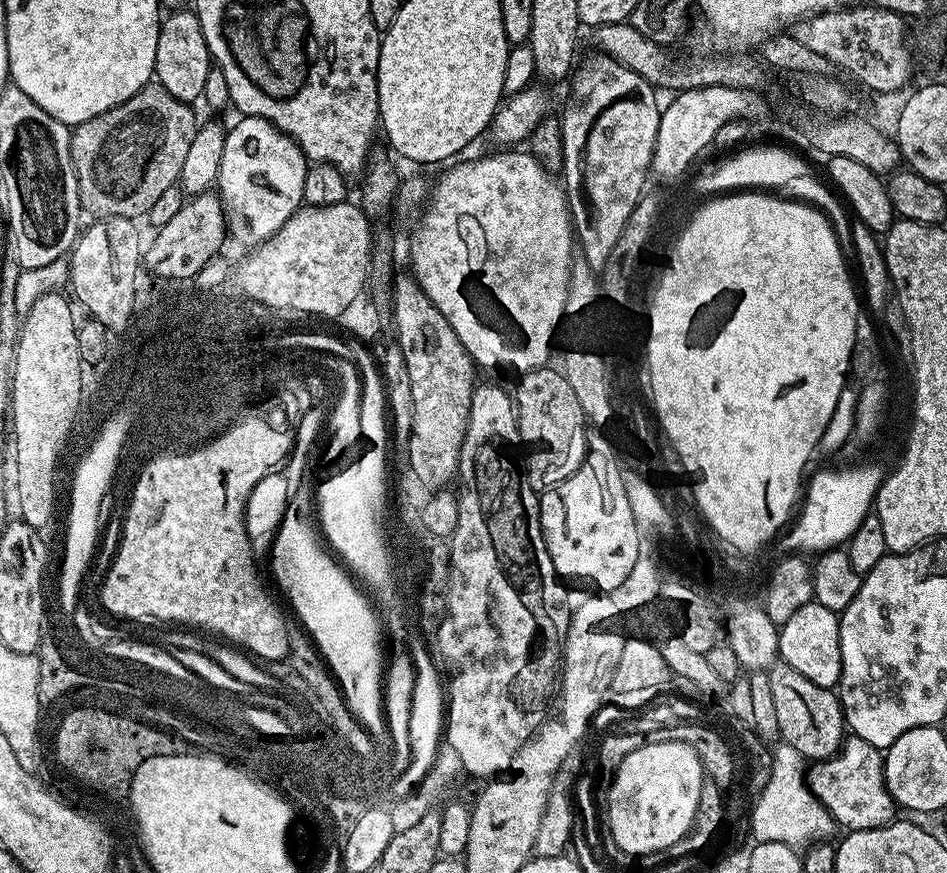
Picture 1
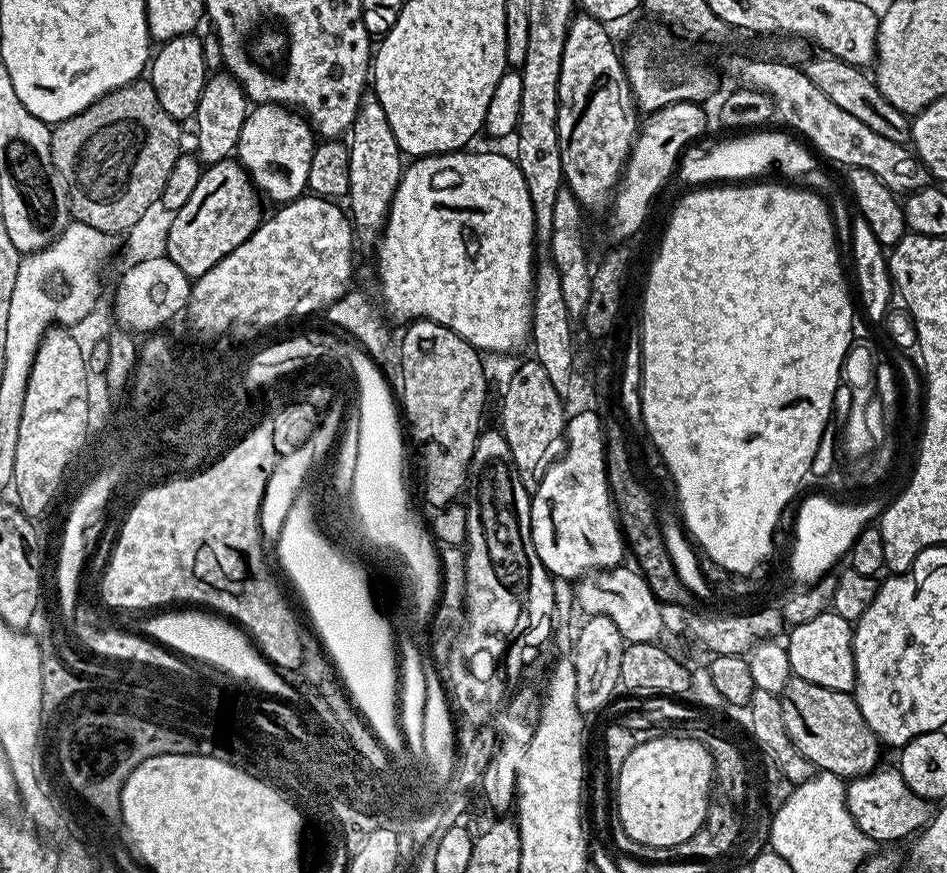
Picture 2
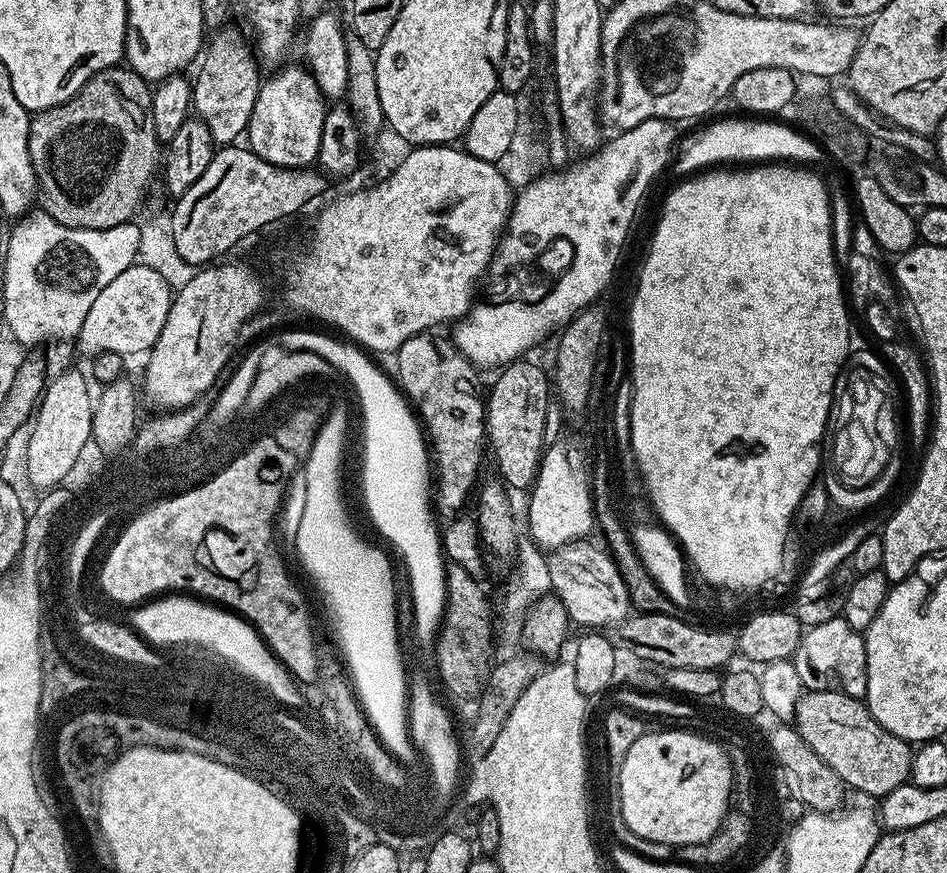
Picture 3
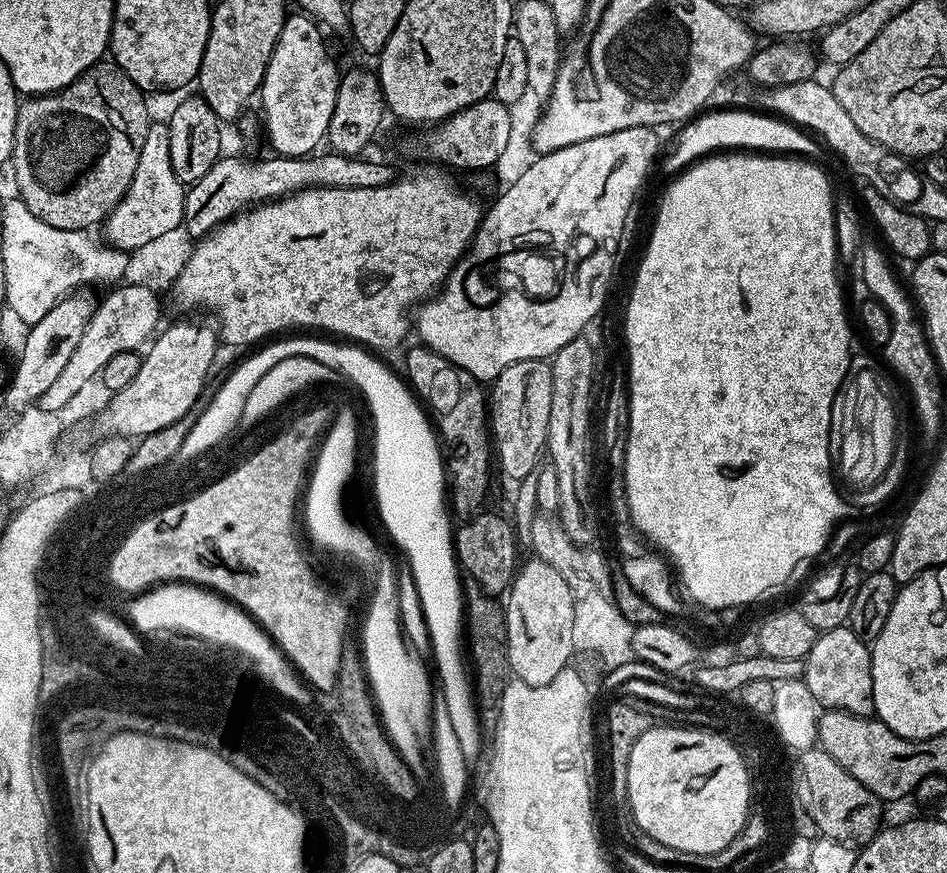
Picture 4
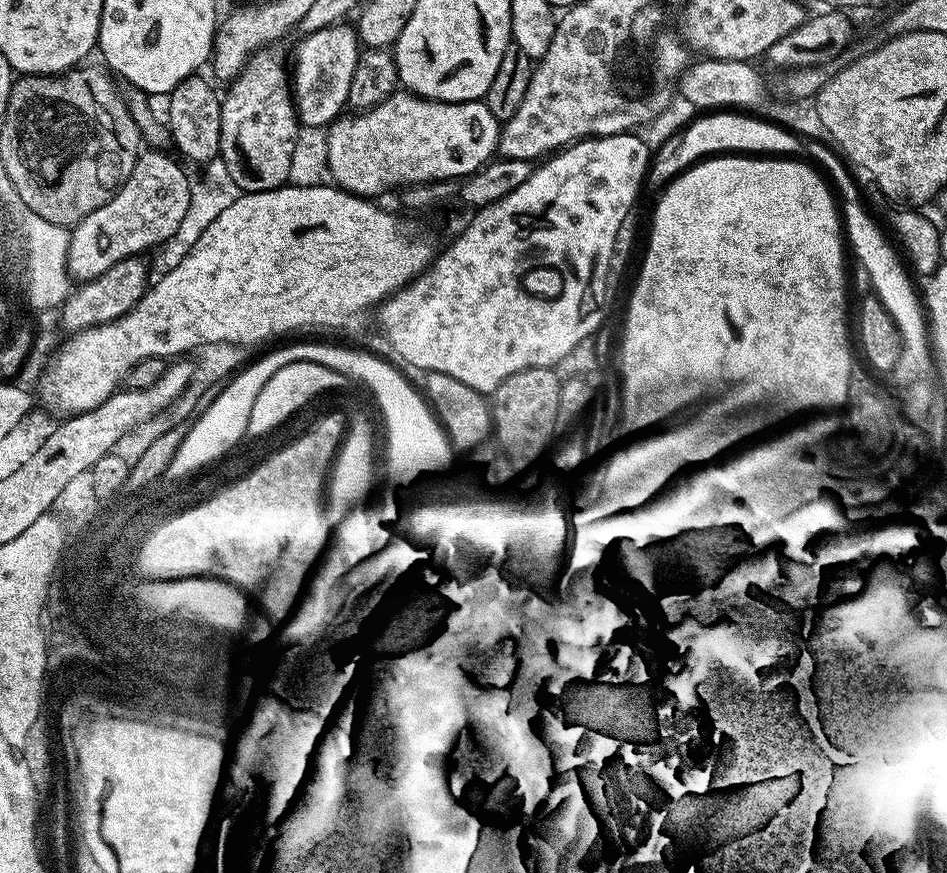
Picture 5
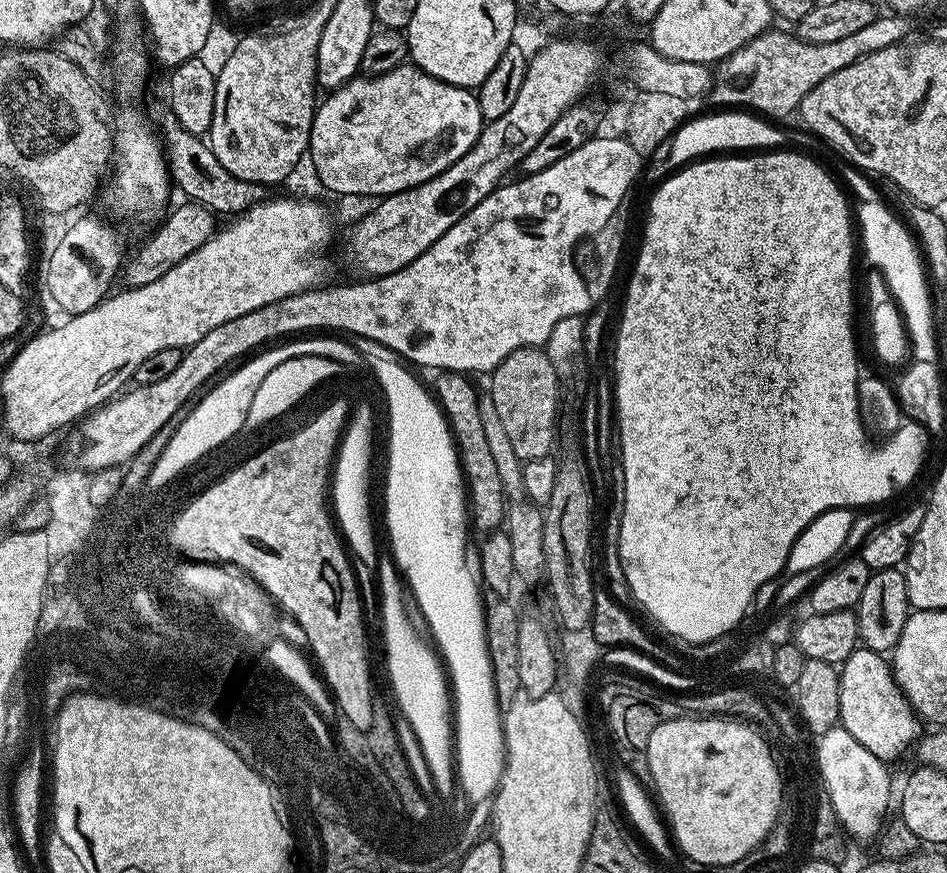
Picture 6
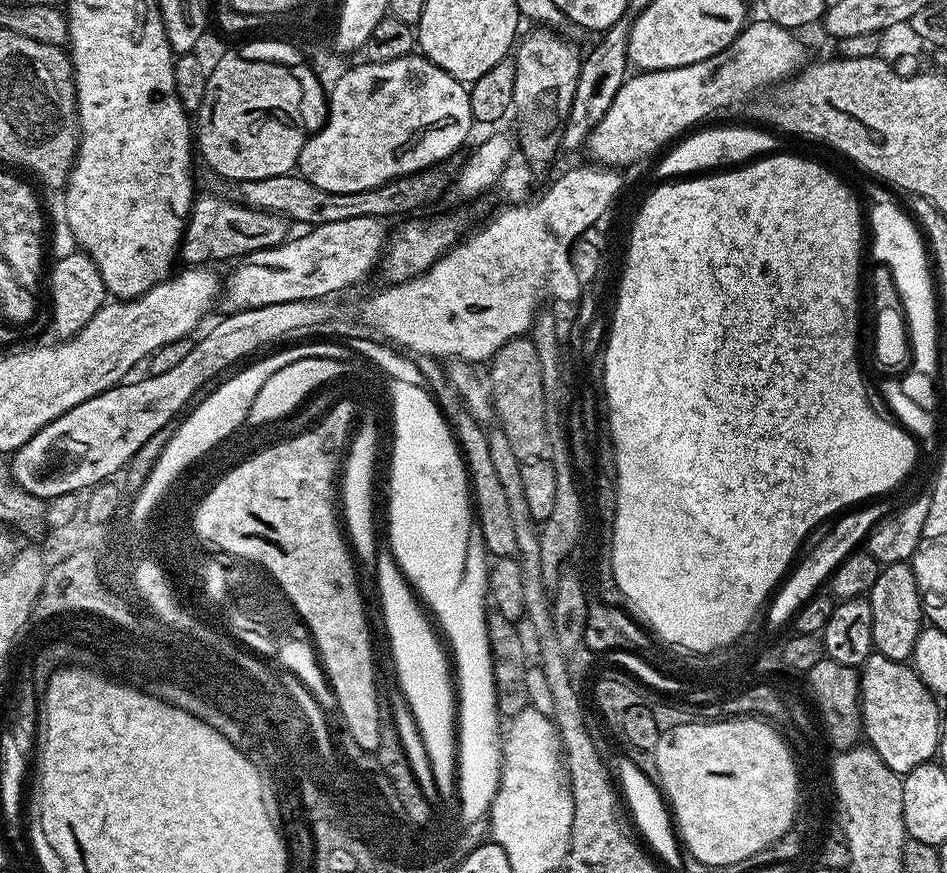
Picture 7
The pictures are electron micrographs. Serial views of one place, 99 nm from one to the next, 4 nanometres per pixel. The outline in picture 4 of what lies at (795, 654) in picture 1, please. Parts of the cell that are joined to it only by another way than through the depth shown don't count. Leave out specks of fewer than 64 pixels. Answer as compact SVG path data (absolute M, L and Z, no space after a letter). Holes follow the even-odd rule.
M851 627L830 628L817 635L804 660L802 679L821 709L843 710L865 718L873 715L872 654L869 645Z

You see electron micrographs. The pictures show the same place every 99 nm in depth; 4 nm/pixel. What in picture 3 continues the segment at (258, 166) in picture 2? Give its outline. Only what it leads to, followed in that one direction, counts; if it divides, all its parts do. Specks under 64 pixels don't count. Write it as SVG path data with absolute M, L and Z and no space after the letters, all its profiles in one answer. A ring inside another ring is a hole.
M281 67L263 81L254 102L254 114L250 114L246 133L247 147L274 166L286 168L307 168L317 163L318 142L322 142L322 122L326 111L326 97L307 67Z

